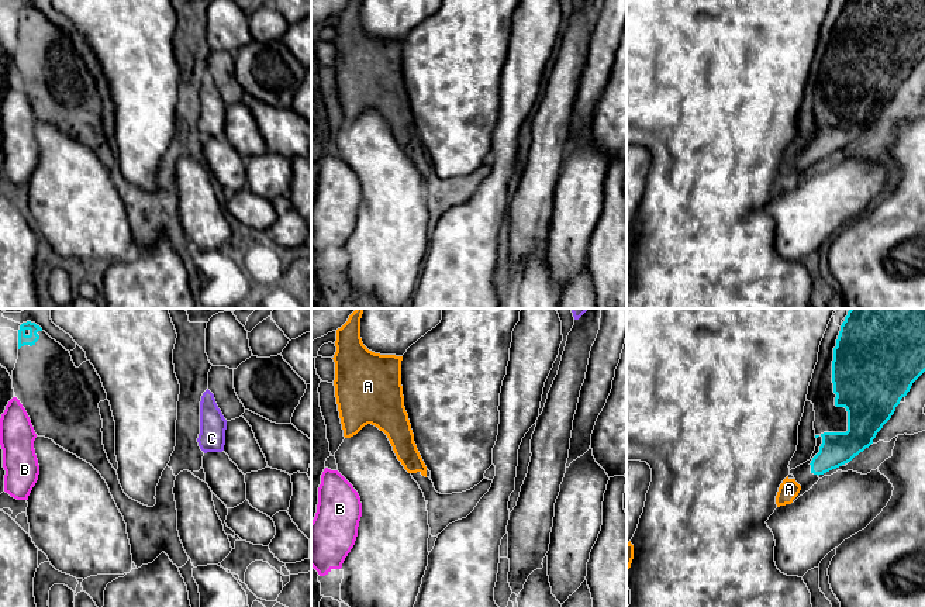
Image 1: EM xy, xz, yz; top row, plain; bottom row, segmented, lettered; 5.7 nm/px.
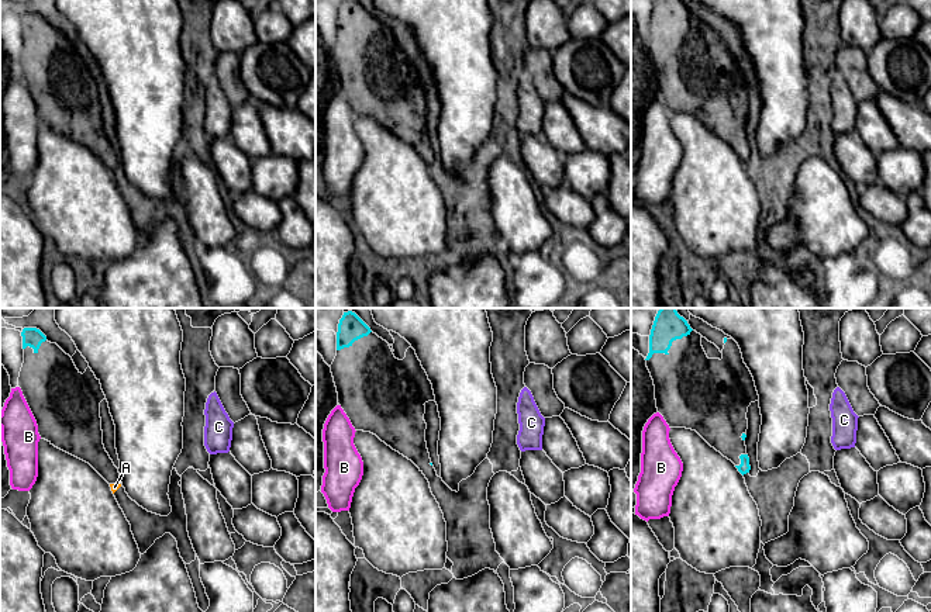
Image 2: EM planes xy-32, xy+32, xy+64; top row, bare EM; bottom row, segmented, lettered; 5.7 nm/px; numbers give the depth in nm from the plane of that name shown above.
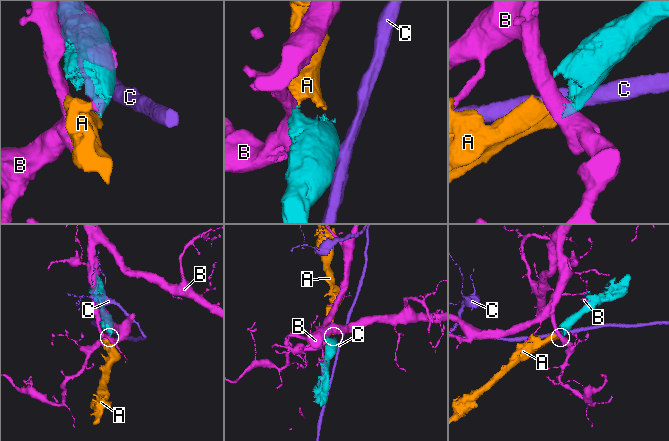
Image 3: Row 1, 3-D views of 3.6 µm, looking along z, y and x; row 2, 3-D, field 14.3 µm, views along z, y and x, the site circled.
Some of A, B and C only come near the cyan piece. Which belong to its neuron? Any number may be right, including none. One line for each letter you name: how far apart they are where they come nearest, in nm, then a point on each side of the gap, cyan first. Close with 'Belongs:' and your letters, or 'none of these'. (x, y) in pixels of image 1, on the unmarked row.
A: 100 nm | yz (811, 157), (798, 169)
Belongs: A

